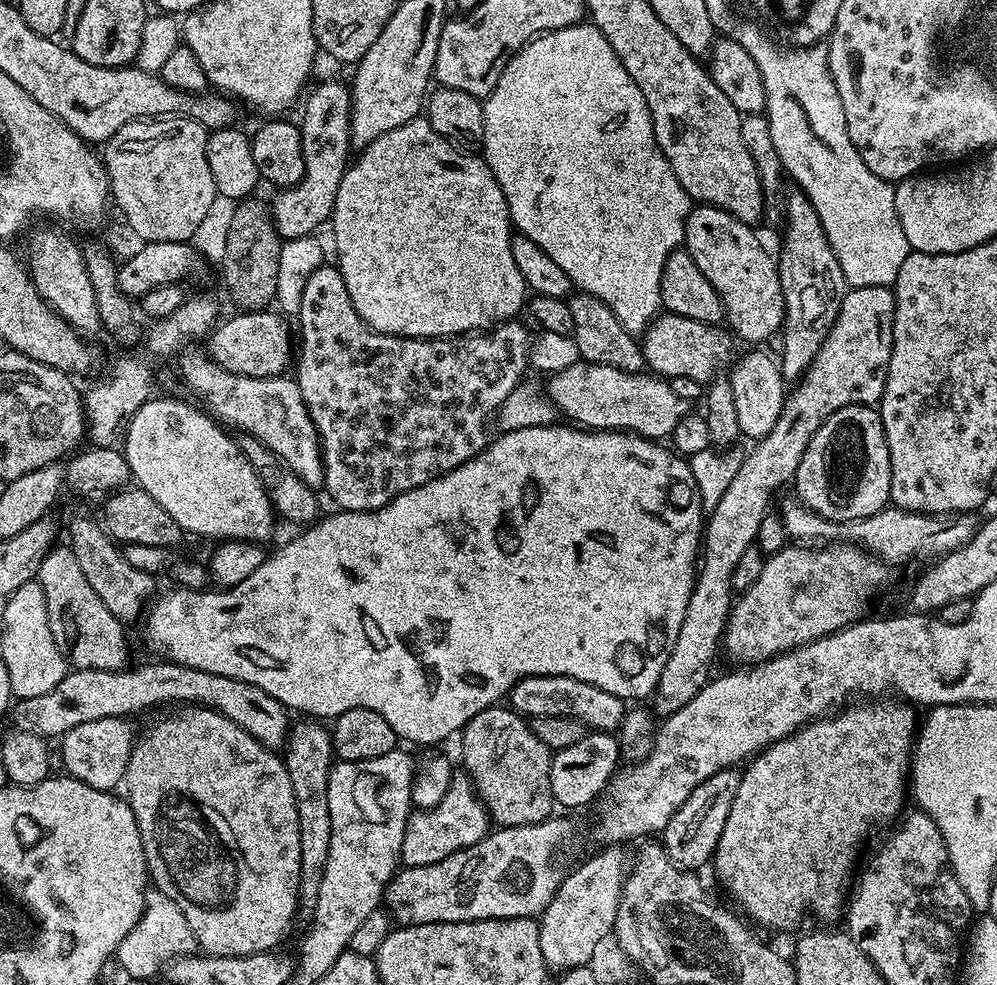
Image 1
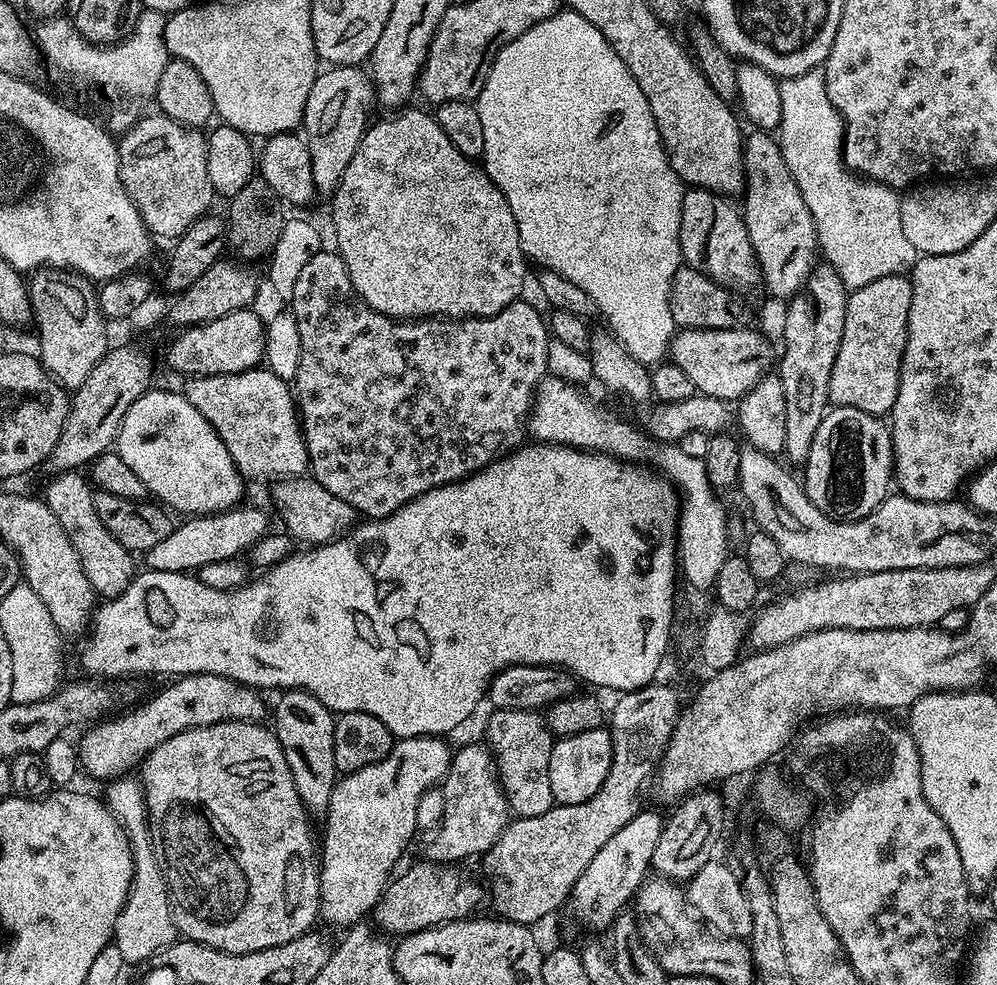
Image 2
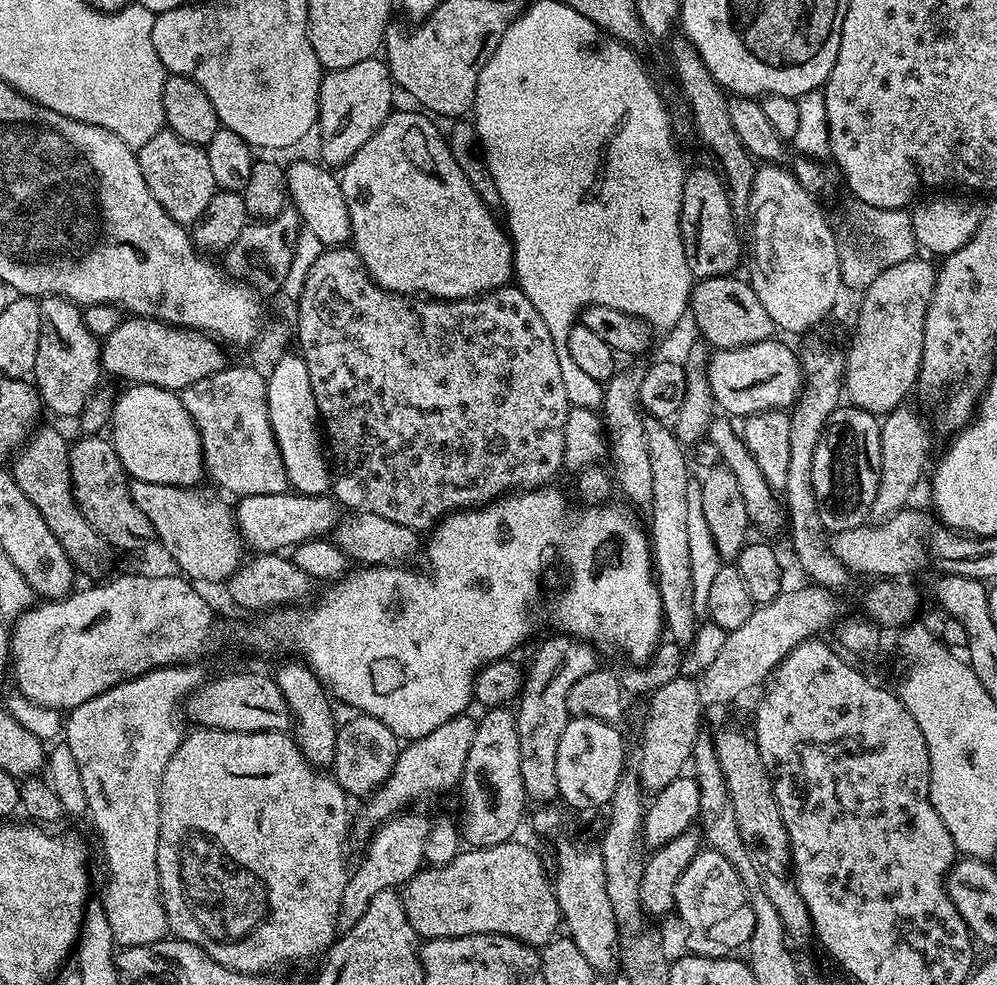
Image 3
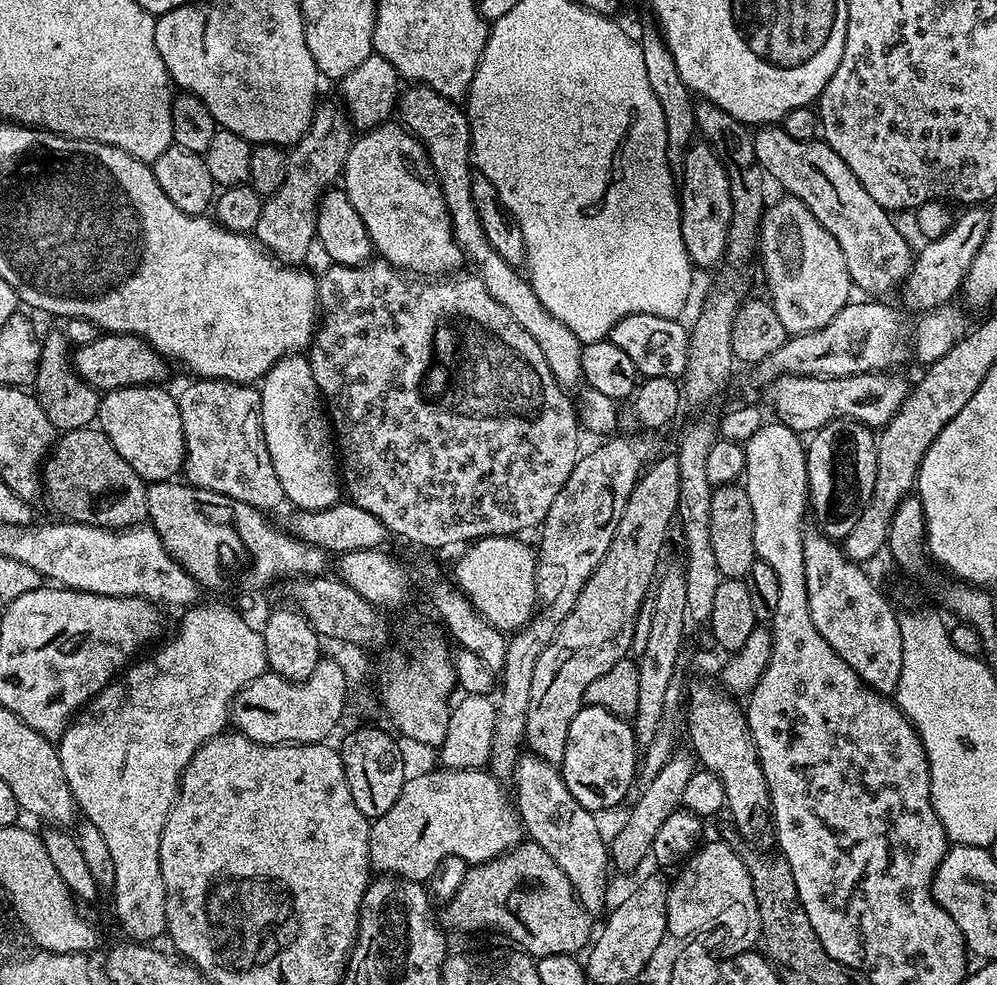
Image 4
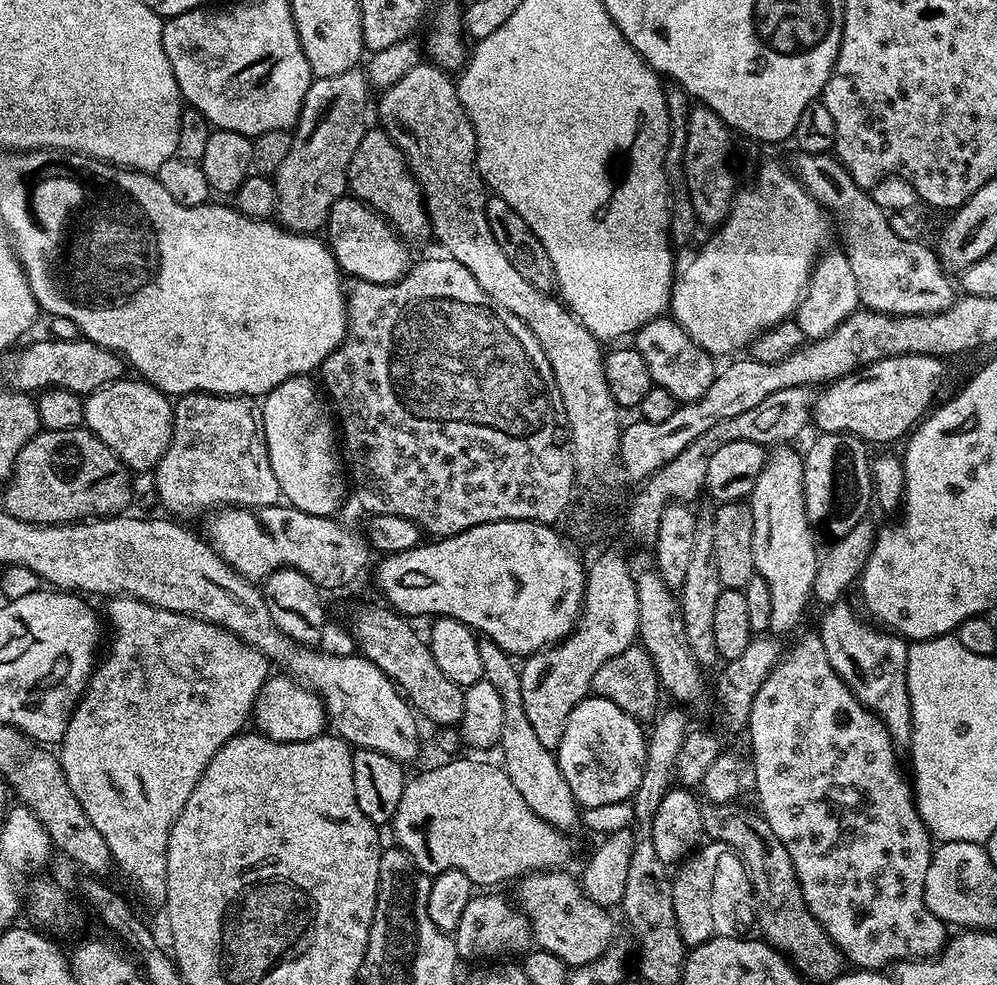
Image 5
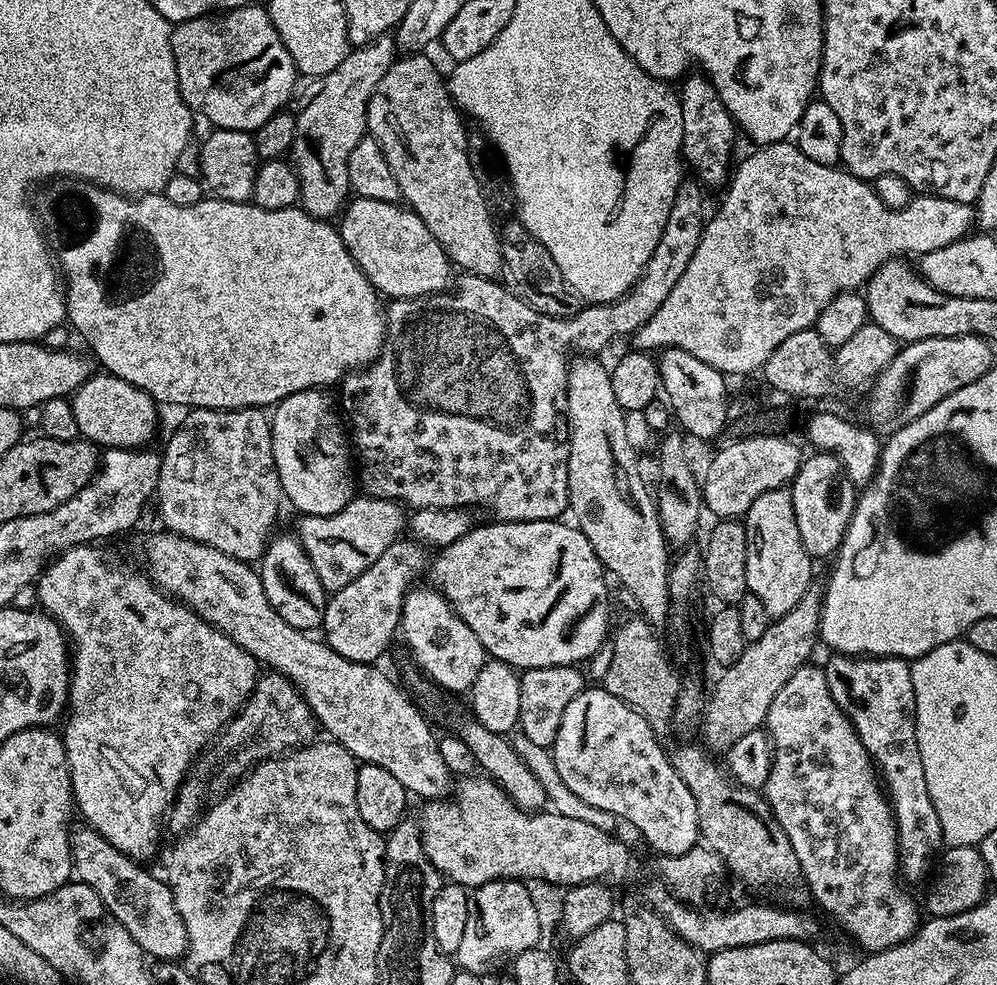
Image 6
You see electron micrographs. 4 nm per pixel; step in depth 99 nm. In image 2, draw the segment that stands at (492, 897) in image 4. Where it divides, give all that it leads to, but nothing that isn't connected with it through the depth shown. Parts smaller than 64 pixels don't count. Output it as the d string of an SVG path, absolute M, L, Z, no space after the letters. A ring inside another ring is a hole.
M423 862L408 868L400 877L397 875L385 887L383 896L380 897L374 916L380 919L380 924L388 932L393 932L396 938L409 936L412 932L421 932L427 928L438 928L442 924L449 924L451 920L463 920L471 917L476 908L476 888L472 884L460 884L456 877L455 867L444 862Z

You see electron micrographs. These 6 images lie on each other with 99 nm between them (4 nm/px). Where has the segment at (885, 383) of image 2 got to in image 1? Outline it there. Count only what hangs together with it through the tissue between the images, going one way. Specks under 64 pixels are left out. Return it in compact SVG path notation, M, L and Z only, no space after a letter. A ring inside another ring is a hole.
M891 287L886 288L852 288L844 295L844 301L840 307L838 318L832 323L832 329L828 331L828 337L822 342L818 354L812 359L812 365L808 371L800 377L796 388L787 393L784 409L774 422L774 430L770 434L759 437L752 448L743 457L741 468L730 482L721 501L706 520L706 533L702 538L702 563L699 565L696 582L692 585L690 602L686 602L686 614L682 614L682 626L674 634L674 639L668 649L668 657L662 666L662 674L656 683L654 701L656 700L655 715L660 718L673 716L698 690L702 690L708 683L710 676L708 671L712 668L712 659L716 656L716 644L721 643L724 635L724 625L728 622L728 613L732 611L734 603L734 589L732 587L732 575L734 566L746 554L748 548L756 543L758 526L762 526L762 518L769 511L768 499L772 496L775 488L780 488L784 483L795 477L802 454L806 446L814 438L816 431L828 420L828 415L840 408L851 404L879 405L884 393L884 383L888 373L888 359L892 353L889 341L886 339L886 325L891 321L896 309L896 298Z

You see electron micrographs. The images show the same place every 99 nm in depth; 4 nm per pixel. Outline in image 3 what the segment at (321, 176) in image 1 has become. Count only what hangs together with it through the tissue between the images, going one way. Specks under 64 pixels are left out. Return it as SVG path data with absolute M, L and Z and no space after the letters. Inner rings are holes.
M373 58L354 62L354 66L329 71L320 82L320 152L323 163L328 166L343 166L386 122L394 110L392 104L394 85L387 63L383 59Z

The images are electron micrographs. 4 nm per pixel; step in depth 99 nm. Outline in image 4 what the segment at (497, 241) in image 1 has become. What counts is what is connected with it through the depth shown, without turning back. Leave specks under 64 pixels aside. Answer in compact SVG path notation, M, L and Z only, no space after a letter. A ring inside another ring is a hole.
M385 122L353 139L352 149L344 163L342 191L350 198L354 210L358 210L358 218L366 222L366 230L379 259L387 260L392 267L424 278L440 278L455 273L459 269L456 267L465 263L464 251L452 233L452 219L440 189L440 181L436 179L428 160L428 151L403 124Z

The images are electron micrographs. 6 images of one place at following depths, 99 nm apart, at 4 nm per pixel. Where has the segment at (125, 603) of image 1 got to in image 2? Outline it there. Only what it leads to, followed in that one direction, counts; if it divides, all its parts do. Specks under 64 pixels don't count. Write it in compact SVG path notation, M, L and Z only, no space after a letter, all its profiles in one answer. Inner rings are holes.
M64 470L48 484L48 496L46 503L48 509L58 518L62 530L66 530L66 538L78 550L78 562L82 562L82 570L86 570L86 578L90 578L90 586L97 597L115 598L121 596L132 581L134 569L132 569L133 553L106 530L102 518L96 513L94 488L87 479L80 477L76 470Z

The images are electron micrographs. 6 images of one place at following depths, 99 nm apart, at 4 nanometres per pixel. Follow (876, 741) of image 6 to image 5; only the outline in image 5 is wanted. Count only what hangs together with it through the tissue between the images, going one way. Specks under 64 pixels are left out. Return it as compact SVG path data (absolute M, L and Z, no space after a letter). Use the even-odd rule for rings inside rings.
M844 603L830 604L823 609L818 635L822 646L826 646L826 658L830 658L830 666L834 666L838 678L846 682L854 698L883 722L895 744L911 745L912 711L906 682L909 641L869 622L859 611L856 613Z

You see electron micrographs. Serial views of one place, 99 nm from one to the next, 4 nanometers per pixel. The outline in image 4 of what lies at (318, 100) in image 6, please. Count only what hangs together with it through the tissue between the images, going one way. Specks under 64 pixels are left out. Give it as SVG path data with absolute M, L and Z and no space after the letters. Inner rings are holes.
M339 103L336 104L319 105L304 137L291 145L282 186L278 186L275 194L264 200L262 214L258 214L255 235L281 264L303 265L306 250L316 238L320 202L324 193L341 179L348 152L352 149L353 125L347 111Z

